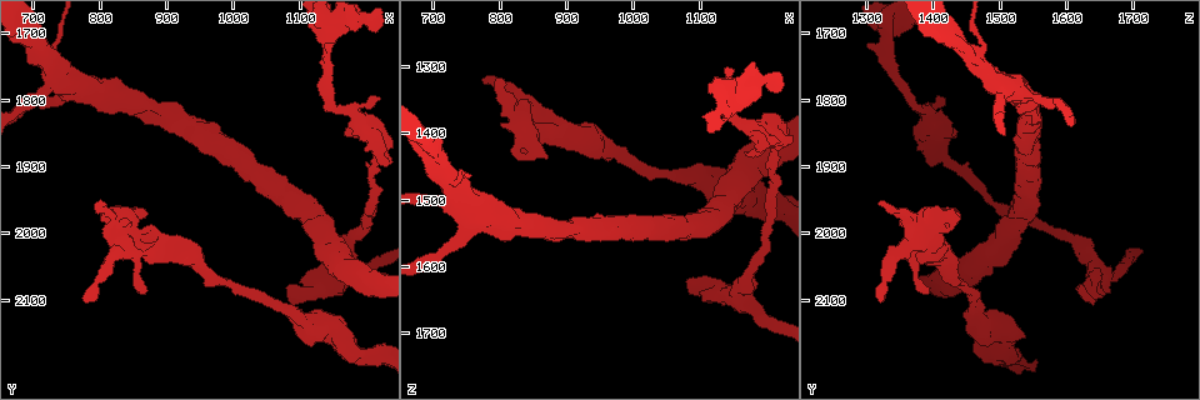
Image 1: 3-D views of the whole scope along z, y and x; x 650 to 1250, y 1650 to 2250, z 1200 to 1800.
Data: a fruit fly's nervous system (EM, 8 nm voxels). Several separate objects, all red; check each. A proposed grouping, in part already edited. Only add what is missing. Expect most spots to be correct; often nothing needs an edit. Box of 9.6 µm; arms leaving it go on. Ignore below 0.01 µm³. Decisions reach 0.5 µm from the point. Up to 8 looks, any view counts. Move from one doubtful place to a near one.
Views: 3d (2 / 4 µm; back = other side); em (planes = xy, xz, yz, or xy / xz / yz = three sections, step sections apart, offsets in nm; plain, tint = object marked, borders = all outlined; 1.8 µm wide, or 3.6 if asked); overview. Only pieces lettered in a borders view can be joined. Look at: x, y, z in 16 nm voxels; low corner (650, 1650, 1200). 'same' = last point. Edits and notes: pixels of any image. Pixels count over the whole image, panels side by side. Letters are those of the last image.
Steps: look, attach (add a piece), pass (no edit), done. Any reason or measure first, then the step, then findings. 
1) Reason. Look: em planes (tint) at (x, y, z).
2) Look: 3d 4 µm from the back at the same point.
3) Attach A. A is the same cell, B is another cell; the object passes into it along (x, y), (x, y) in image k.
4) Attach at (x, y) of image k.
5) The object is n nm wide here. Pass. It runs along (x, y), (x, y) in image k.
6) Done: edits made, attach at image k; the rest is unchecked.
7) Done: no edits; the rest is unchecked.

Free end. Look: em xz step 8 (borders) at (1170, 1840, 1430).

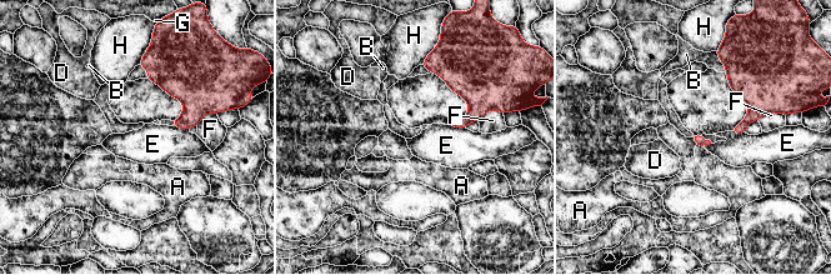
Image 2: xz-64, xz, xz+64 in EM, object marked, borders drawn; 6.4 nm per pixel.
Pass. A, B, D, E, F, G and H are other cells; a border runs along (173, 125), (189, 130) in image 2; none of them fits.

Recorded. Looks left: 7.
Free end. Look: em 3.6 µm planes (borders) at (1140, 1720, 1305).

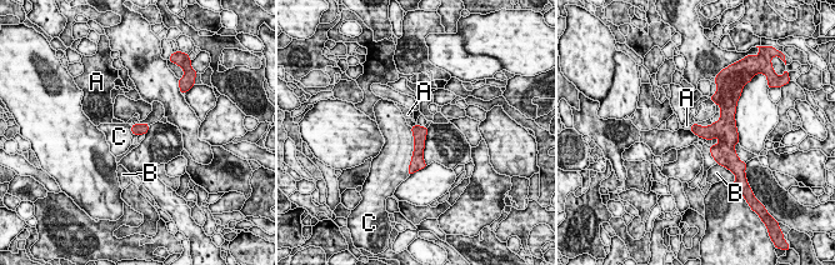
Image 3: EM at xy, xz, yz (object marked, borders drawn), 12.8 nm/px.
Pass. A, B and C are other cells; it runs along (419, 129), (419, 151), (415, 166) in image 3; none of them fits.

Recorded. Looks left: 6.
Free end. Look: 3d 2 µm at (775, 2105, 1320).

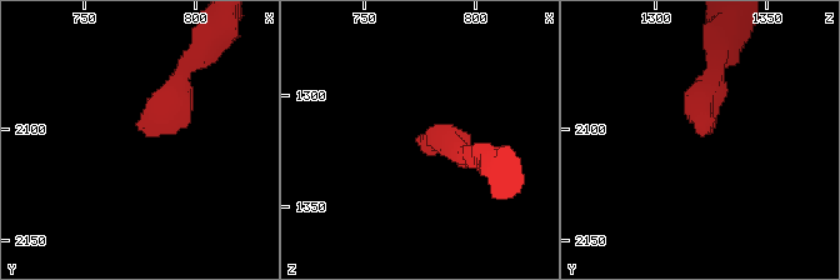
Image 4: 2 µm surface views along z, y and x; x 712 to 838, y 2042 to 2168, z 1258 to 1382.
Shape alone is not enough. Look: em planes (borders) at (774, 2101, 1323).

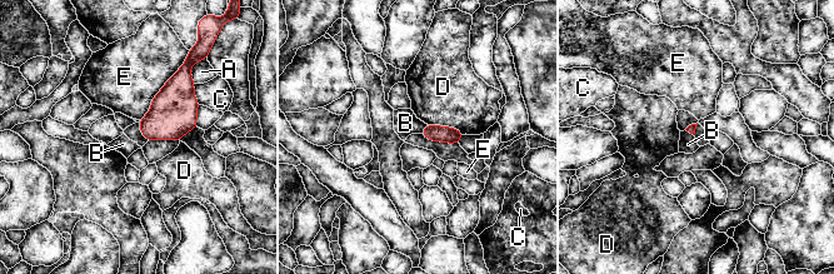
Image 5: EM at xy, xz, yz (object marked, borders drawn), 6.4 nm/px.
Pass. A, B, C, D and E are other cells; a border runs along (427, 124), (419, 133) in image 5; no lettered piece goes on from it.

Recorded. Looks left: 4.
Done: no edits; the rest is unchecked.

